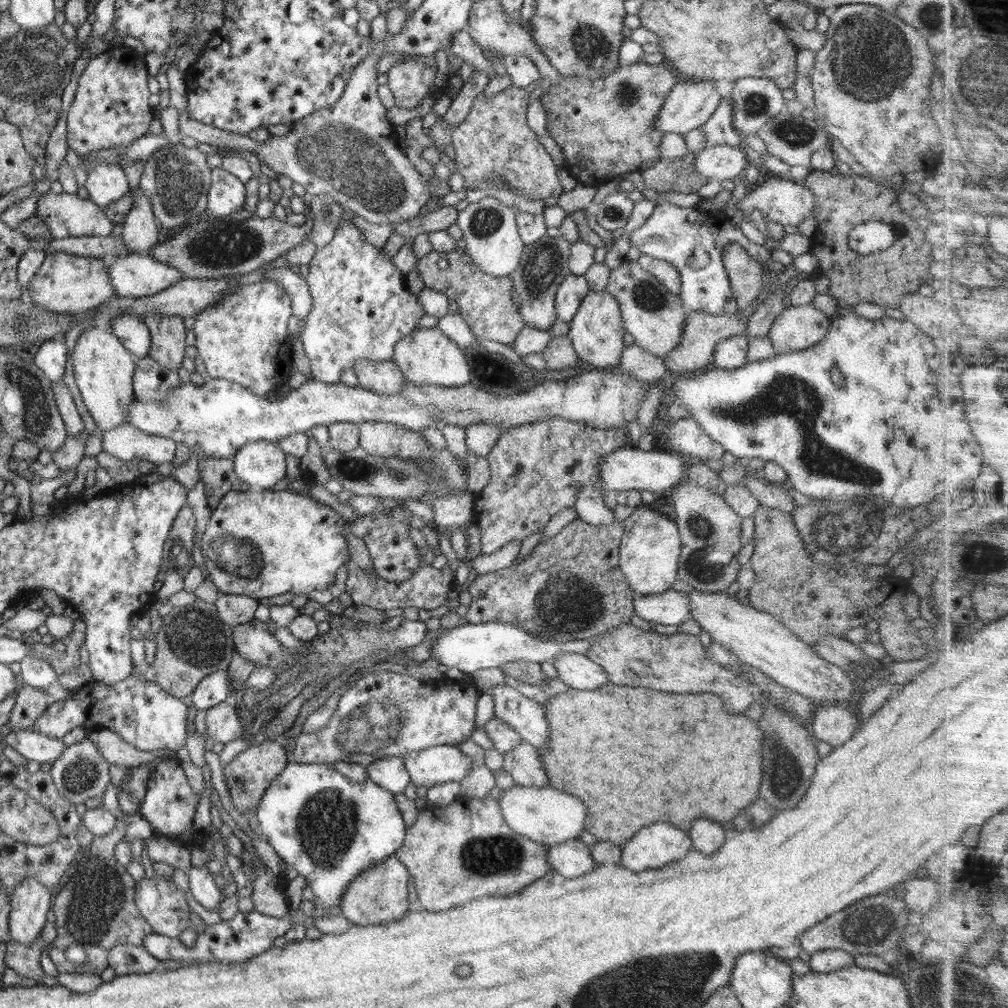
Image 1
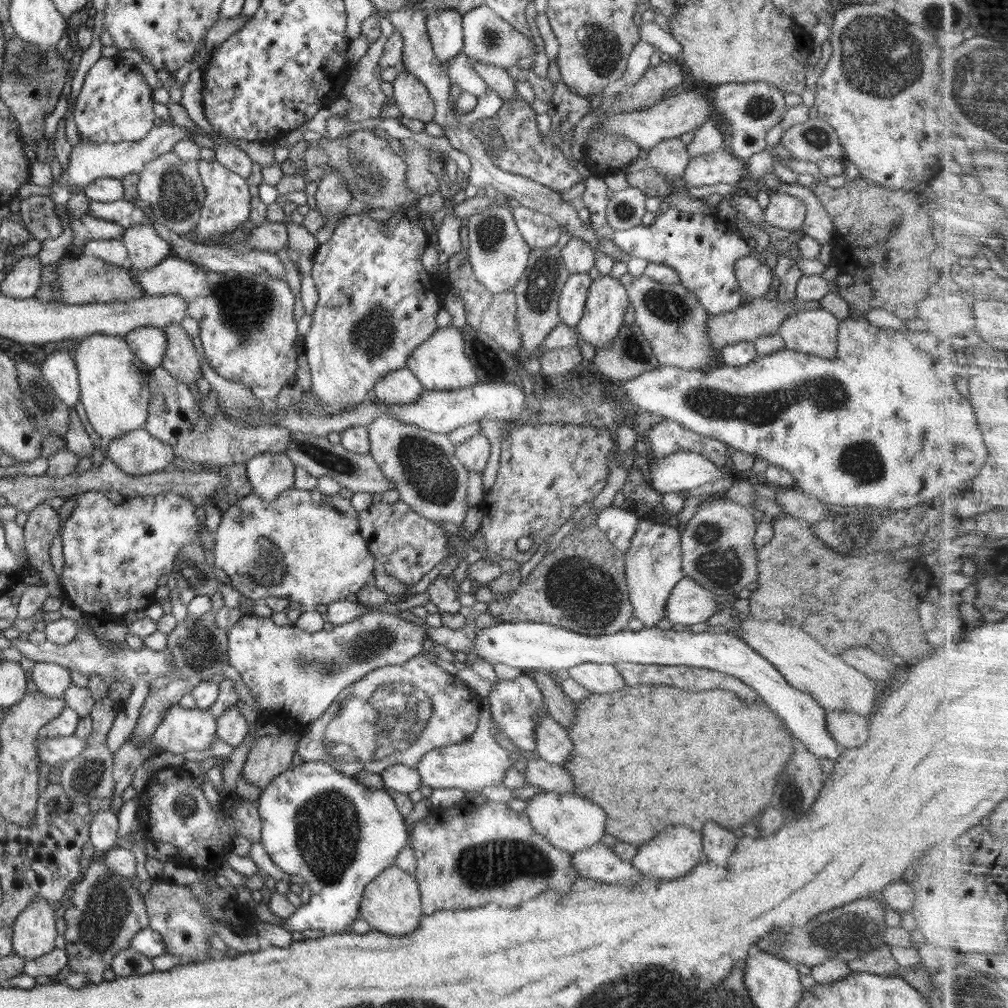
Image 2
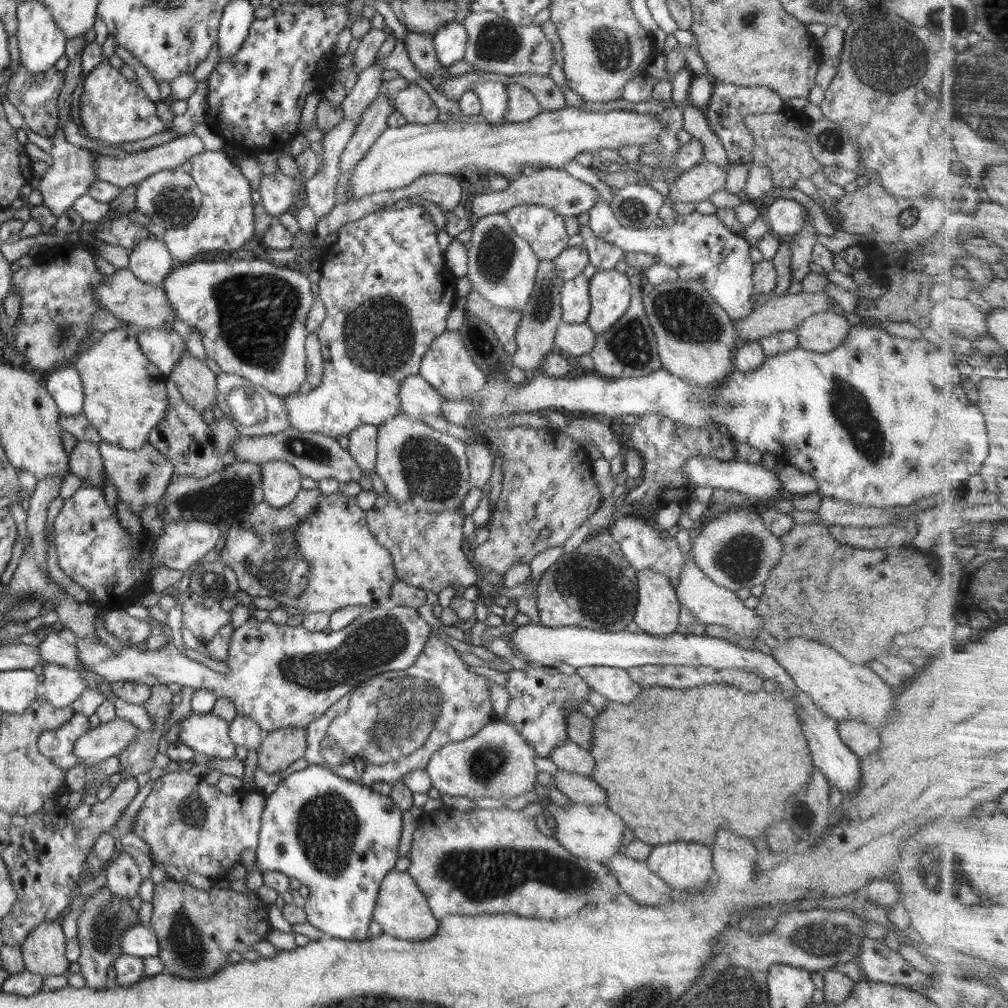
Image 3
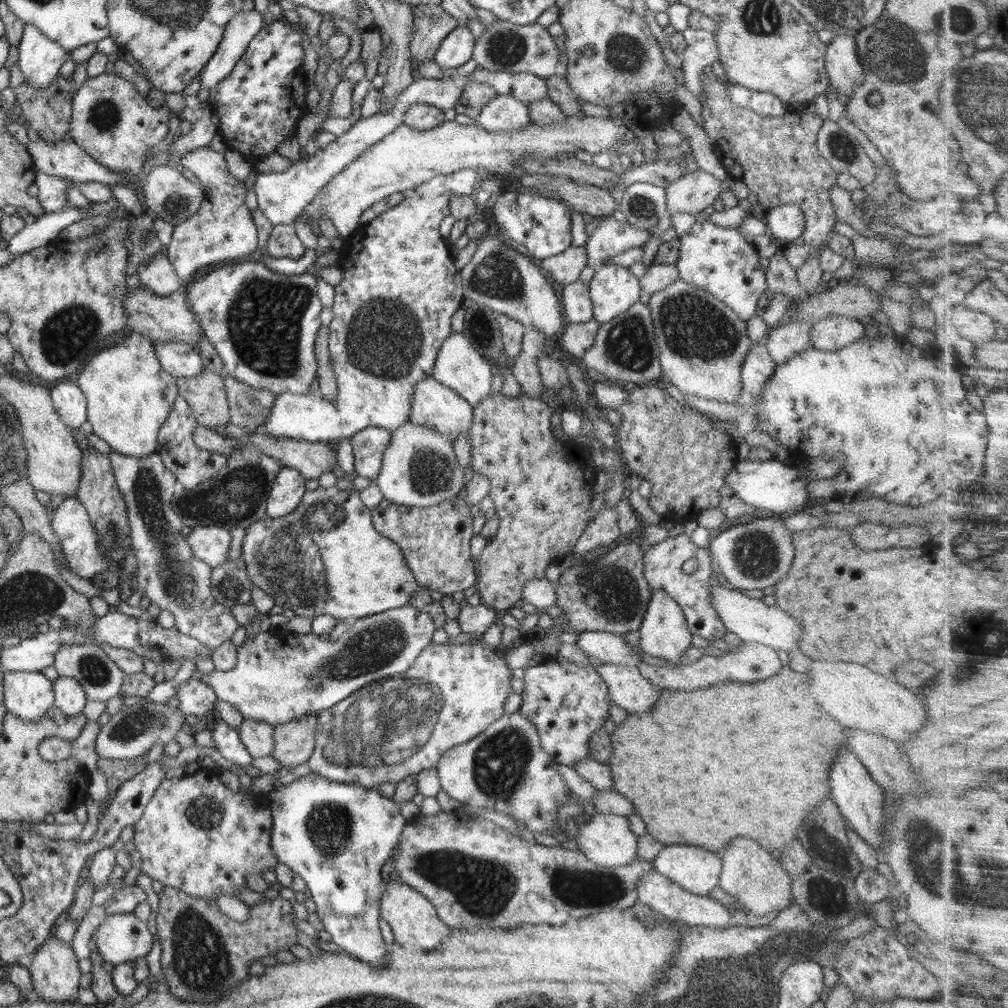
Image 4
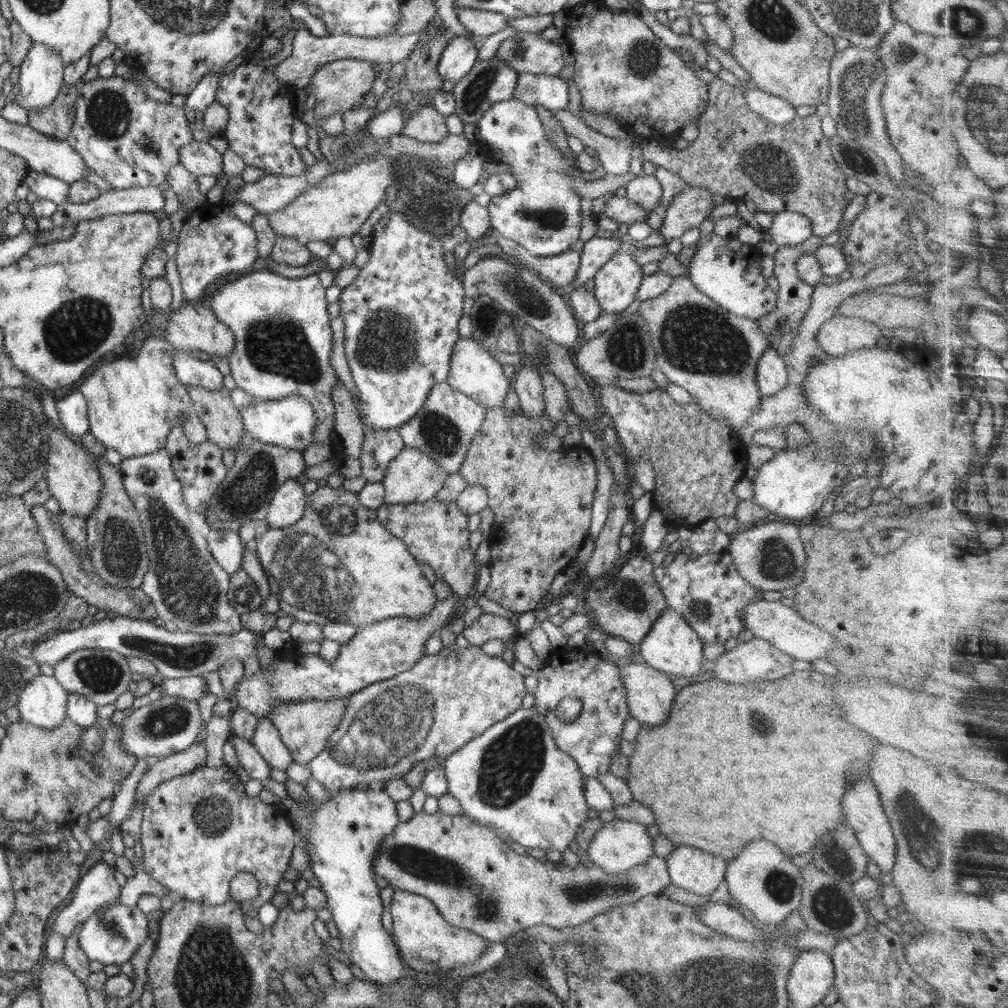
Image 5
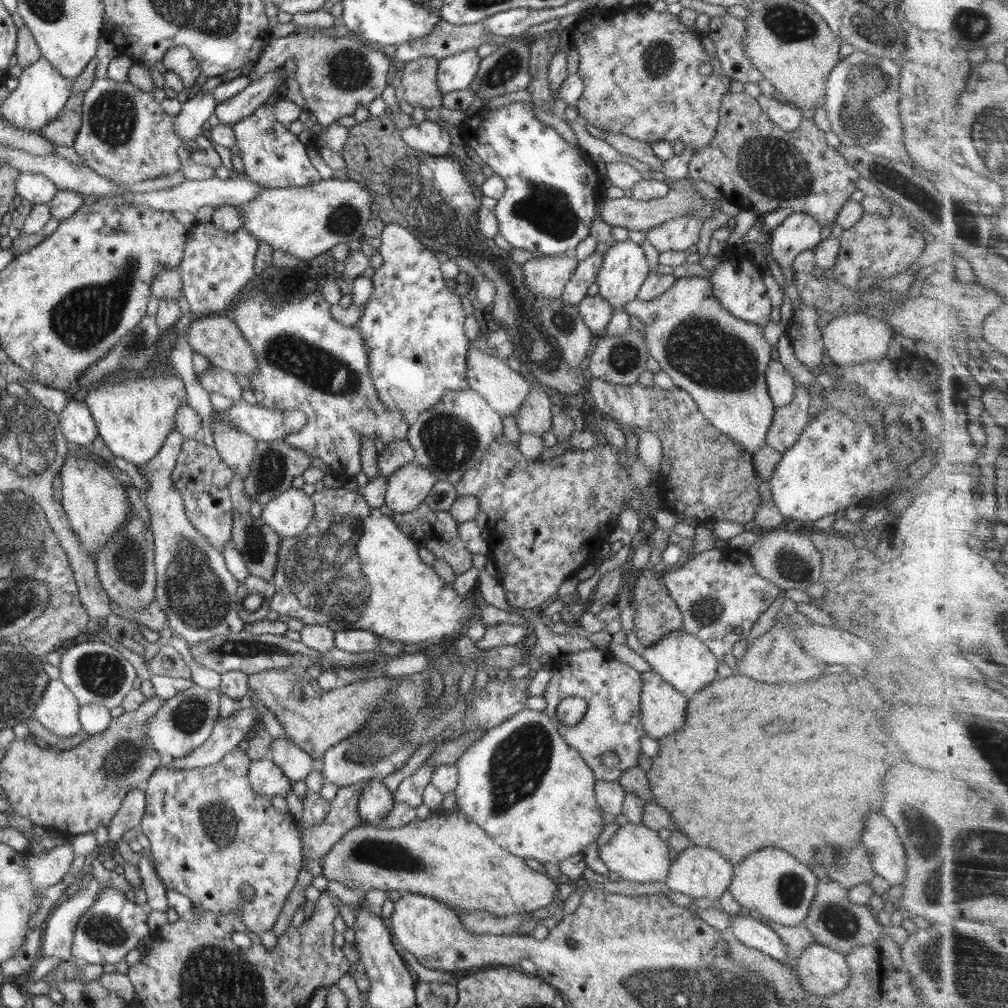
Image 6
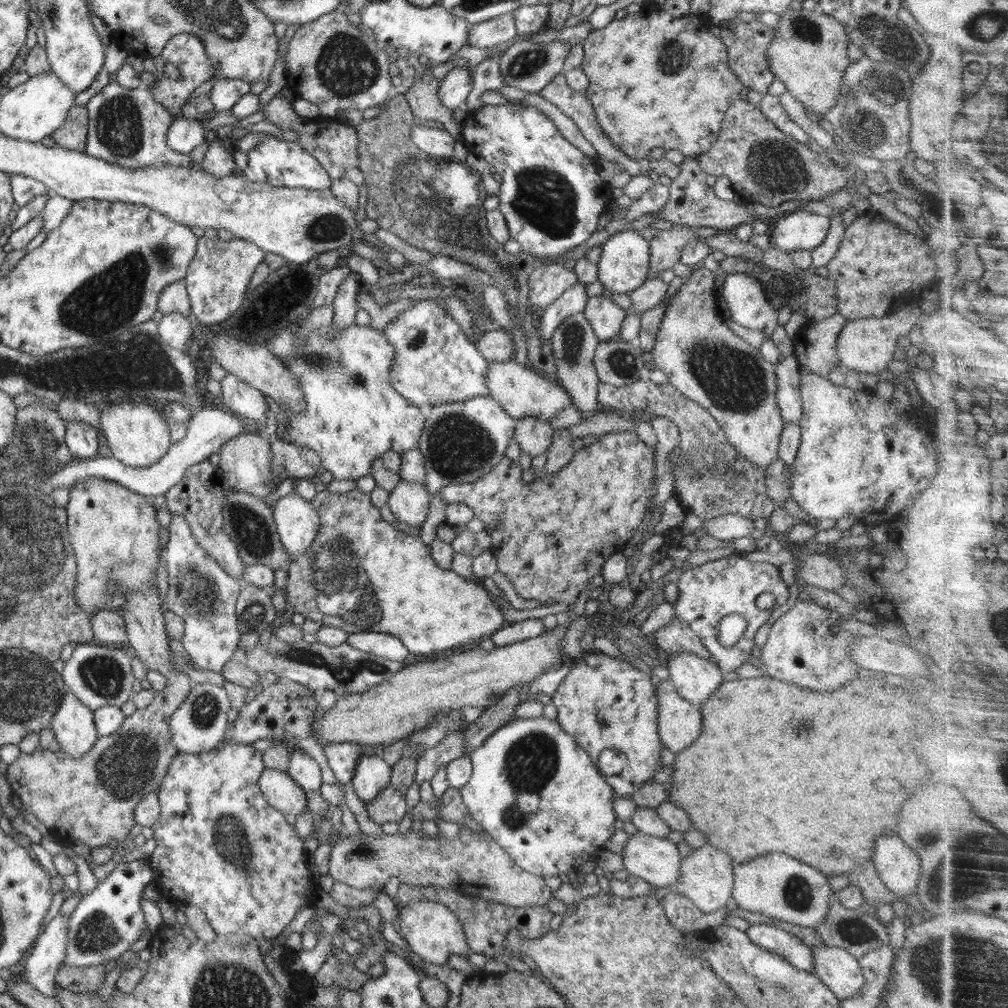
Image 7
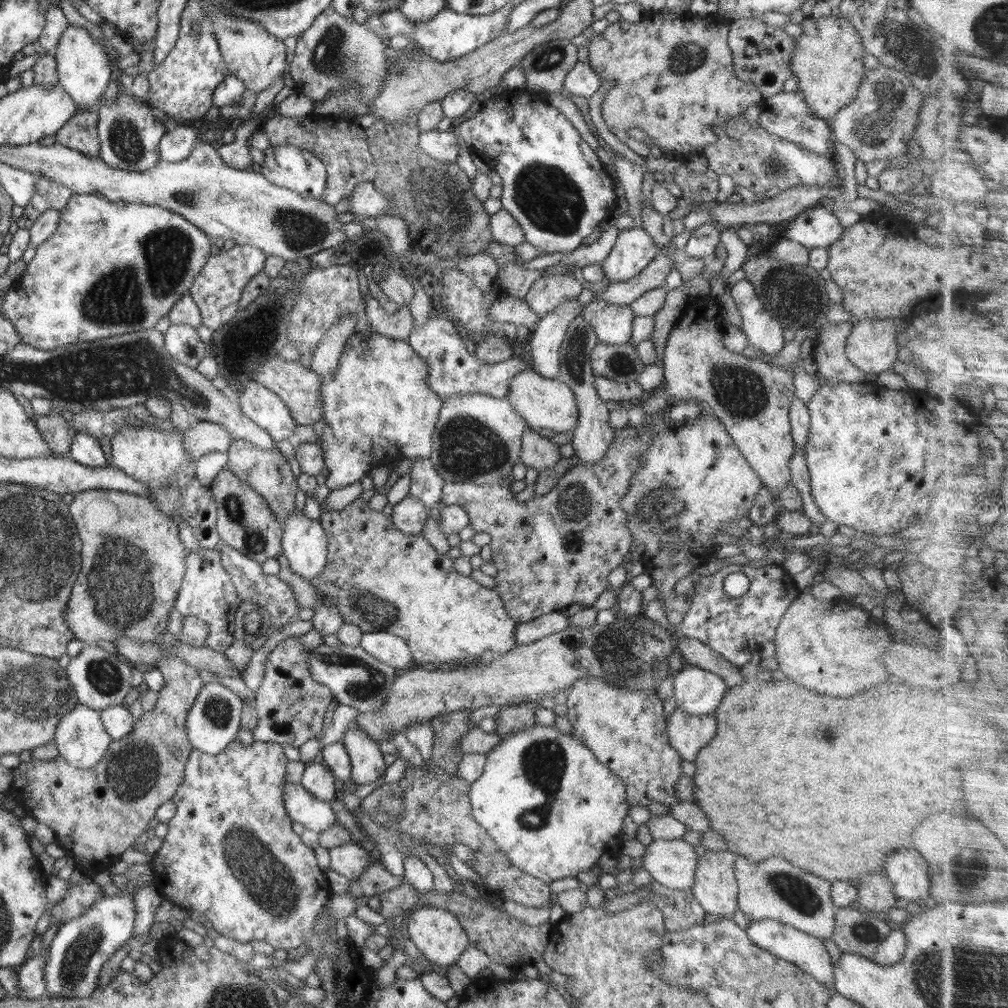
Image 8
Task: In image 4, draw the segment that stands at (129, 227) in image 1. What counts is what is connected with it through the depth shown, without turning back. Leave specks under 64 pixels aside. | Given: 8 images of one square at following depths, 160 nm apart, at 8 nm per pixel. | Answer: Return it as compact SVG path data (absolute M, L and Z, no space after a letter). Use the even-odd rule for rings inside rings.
M163 253L137 266L138 278L147 289L160 296L168 296L183 290L183 283L178 278L172 263Z

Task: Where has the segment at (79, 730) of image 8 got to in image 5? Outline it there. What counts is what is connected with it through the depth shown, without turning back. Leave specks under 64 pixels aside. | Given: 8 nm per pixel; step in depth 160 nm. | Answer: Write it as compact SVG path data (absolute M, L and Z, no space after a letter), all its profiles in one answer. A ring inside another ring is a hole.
M35 676L17 696L17 708L24 721L51 729L59 727L66 718L69 693L54 676Z

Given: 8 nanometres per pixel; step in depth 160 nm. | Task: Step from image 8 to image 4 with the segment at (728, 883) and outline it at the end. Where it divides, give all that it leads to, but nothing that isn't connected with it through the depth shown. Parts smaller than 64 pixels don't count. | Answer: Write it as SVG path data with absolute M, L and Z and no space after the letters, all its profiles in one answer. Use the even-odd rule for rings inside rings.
M666 845L653 864L661 876L699 896L709 895L718 886L722 872L716 853L693 845Z

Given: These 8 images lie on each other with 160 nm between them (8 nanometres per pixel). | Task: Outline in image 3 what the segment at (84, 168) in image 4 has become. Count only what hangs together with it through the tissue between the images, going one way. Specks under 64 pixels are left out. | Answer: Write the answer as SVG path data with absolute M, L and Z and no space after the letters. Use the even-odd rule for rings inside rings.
M190 132L180 135L163 145L127 153L124 156L102 156L102 154L97 153L92 164L94 164L94 169L97 170L98 179L111 182L119 189L123 189L125 186L139 185L147 176L152 176L152 174L156 174L158 171L181 168L182 164L192 159L192 156L204 151L204 145L200 141L200 137Z

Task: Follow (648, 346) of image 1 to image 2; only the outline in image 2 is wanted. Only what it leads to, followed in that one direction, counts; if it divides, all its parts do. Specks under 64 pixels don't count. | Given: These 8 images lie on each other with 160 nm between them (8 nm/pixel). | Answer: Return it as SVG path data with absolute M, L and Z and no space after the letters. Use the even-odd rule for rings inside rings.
M627 272L620 276L619 281L626 289L629 305L634 308L635 323L648 339L659 365L706 372L719 365L718 354L711 348L707 335L707 320L711 315L693 292L681 282L657 283L645 274L635 277Z

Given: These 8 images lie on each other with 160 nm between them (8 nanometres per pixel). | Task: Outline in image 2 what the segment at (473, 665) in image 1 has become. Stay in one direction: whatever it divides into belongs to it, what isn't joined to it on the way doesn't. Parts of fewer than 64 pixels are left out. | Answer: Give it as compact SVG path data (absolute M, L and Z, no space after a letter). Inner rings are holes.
M516 621L476 629L475 633L476 640L471 648L471 652L475 654L473 658L483 658L492 665L508 664L514 668L538 669L549 674L587 662L615 666L617 662L624 661L636 664L709 668L733 676L755 690L769 709L782 719L790 734L801 740L814 756L819 759L830 758L832 762L836 762L842 750L826 728L825 710L808 693L790 686L771 662L729 632L691 633L645 627L640 631L628 628L612 635L590 637L551 624Z

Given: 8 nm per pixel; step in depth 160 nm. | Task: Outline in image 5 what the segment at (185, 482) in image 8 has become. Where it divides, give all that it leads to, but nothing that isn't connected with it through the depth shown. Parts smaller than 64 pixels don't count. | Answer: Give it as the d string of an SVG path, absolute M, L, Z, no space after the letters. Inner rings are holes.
M151 336L136 356L116 357L85 378L79 392L87 404L89 434L124 458L144 456L165 448L168 434L181 412L190 412L193 406L186 385L178 381L174 371L174 356L178 351L166 339Z

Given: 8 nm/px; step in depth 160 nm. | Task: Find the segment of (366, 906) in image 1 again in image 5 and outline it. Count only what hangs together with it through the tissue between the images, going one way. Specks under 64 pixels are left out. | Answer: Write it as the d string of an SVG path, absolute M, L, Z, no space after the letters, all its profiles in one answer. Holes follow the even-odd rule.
M393 889L390 913L393 939L407 969L413 973L444 973L467 966L466 964L474 963L482 956L489 943L471 930L458 928L444 920L434 904L421 895Z

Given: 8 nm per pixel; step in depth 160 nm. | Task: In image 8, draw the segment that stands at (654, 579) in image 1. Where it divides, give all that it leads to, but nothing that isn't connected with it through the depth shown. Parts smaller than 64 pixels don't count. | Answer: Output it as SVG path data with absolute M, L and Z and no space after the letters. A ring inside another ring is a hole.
M685 665L673 676L673 697L677 706L693 715L714 714L727 694L724 679L713 672Z

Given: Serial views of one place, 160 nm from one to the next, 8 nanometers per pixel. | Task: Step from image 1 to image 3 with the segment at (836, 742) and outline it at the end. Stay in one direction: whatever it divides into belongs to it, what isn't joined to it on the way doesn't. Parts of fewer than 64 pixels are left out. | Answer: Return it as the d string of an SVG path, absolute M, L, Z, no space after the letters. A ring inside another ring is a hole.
M854 719L843 720L837 723L837 731L842 742L860 758L880 748L879 729L872 725Z

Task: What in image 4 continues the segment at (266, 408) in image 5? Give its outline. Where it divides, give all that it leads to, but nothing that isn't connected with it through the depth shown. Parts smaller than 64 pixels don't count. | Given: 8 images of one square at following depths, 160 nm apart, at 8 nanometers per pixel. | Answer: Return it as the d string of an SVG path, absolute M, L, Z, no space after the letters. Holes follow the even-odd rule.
M472 169L436 175L415 187L398 205L383 211L368 224L362 224L348 239L336 245L339 250L337 265L344 271L344 277L335 286L331 306L334 317L327 327L329 360L338 382L338 396L332 402L311 394L276 395L268 421L264 422L260 432L277 439L327 444L350 440L356 432L368 427L379 427L392 433L409 421L414 388L422 380L432 377L439 348L452 332L450 318L465 300L460 262L453 257L449 244L440 235L440 222L451 214L450 197L473 196L482 175L481 171Z

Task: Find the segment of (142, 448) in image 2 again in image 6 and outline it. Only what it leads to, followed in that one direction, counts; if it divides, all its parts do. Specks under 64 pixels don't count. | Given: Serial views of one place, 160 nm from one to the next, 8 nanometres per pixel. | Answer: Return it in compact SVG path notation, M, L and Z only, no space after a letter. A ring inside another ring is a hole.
M172 431L158 454L138 467L150 484L142 498L150 513L148 529L154 535L155 601L166 613L172 634L181 636L189 647L204 644L214 636L241 632L245 623L238 609L239 582L227 569L223 554L188 520L182 496L172 484L171 474L185 442L184 436Z

